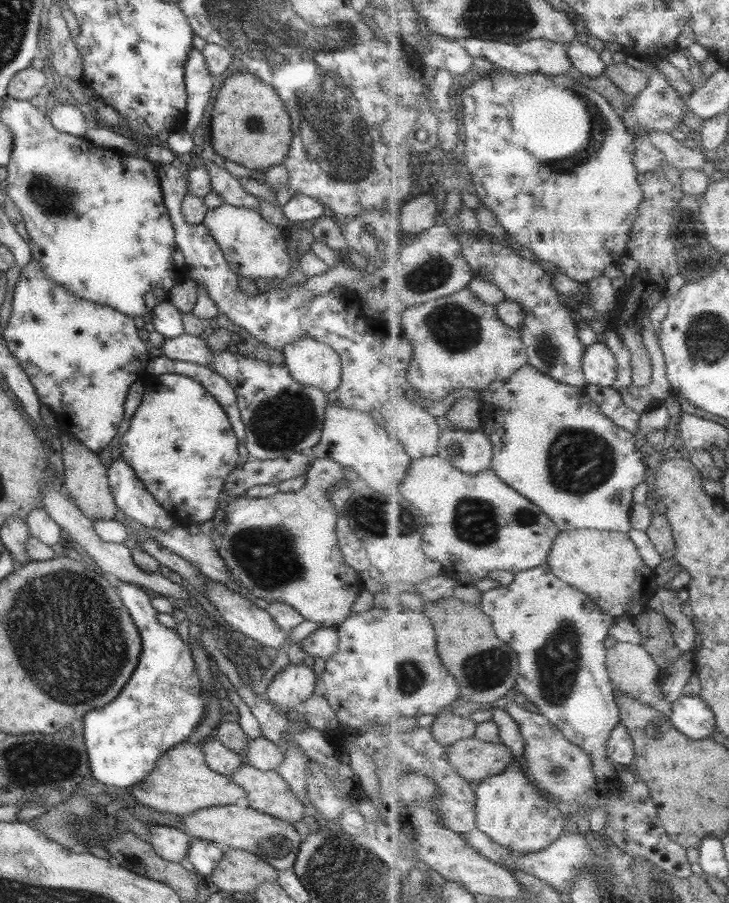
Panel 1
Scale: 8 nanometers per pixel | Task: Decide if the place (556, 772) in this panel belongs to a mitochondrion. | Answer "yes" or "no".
yes

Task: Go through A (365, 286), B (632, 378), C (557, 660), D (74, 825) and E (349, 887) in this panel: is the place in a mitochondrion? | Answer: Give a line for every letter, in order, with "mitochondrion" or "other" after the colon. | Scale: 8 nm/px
A: other
B: other
C: mitochondrion
D: mitochondrion
E: mitochondrion

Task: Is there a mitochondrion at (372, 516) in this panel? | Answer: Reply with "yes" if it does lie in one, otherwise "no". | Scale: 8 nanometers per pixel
yes

